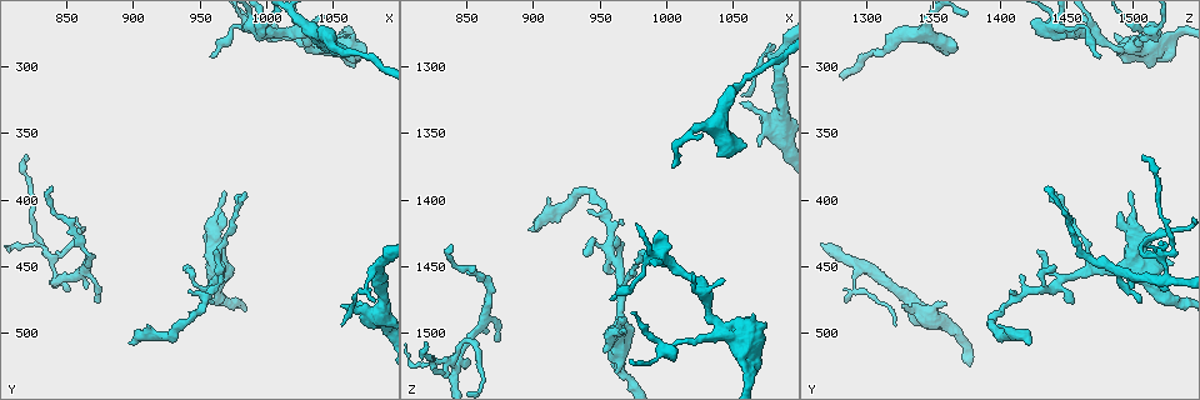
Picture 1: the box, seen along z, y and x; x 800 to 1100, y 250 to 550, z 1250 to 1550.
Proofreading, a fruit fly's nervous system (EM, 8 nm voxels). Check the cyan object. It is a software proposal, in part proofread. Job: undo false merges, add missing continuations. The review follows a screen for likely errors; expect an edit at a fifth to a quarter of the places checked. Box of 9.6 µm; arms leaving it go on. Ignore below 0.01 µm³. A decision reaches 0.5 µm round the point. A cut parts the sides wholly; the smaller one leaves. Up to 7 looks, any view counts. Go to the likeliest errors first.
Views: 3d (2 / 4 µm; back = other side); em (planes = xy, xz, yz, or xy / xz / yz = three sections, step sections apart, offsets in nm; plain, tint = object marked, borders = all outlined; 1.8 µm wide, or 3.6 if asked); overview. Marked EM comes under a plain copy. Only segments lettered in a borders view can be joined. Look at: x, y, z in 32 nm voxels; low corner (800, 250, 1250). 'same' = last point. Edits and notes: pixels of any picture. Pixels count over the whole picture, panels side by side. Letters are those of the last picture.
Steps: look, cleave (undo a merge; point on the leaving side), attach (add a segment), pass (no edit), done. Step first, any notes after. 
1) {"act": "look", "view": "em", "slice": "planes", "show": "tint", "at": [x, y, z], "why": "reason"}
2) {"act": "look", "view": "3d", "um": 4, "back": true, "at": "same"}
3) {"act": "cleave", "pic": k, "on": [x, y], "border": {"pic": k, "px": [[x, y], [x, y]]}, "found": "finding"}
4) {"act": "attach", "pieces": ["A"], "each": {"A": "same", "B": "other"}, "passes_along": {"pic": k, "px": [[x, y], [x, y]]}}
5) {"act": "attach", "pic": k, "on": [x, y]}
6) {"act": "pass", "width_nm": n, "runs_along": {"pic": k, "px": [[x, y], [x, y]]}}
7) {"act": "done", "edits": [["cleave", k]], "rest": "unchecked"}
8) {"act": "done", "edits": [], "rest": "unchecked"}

{"act": "look", "view": "em", "slice": "xy", "step": 4, "show": "tint", "at": [842, 460, 1524], "why": "four arms meet"}

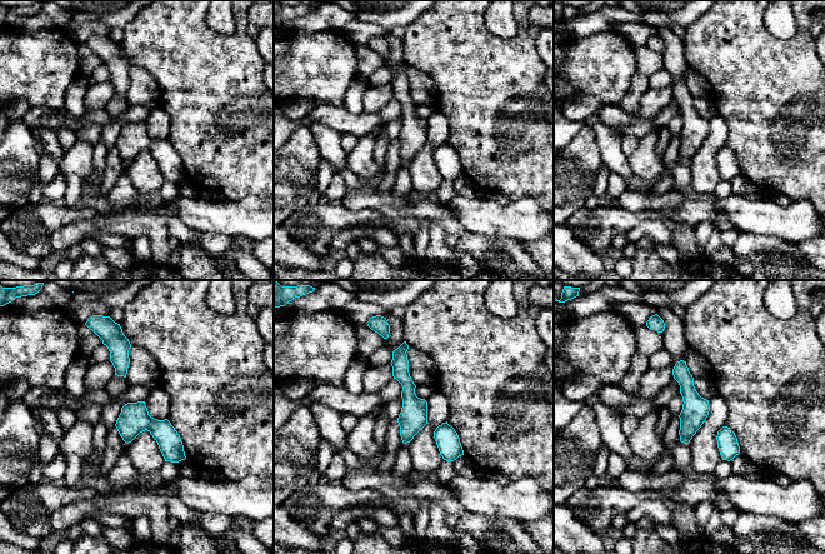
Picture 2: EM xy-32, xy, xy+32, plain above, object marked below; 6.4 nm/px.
{"act": "look", "view": "em", "slice": "xy", "step": 4, "show": "borders", "at": "same"}

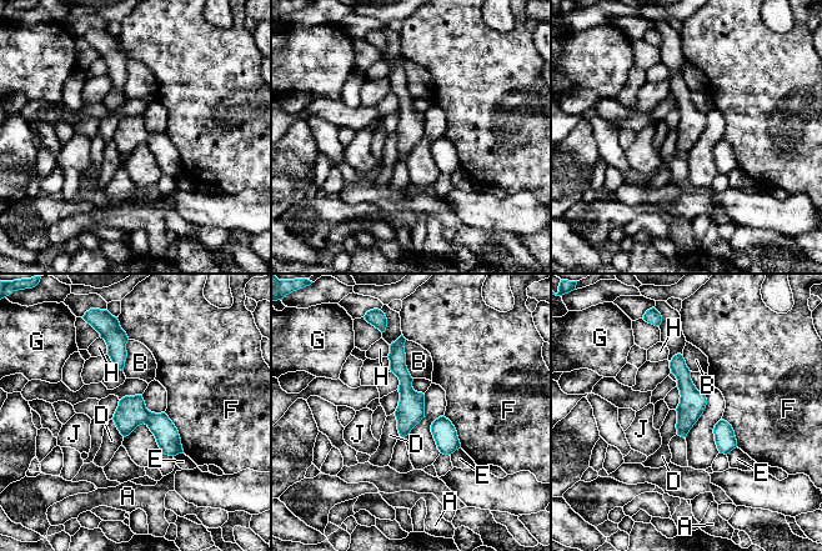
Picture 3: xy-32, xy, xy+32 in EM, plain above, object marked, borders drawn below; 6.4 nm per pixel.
{"act": "pass", "each": {"A": "other", "B": "other", "D": "other", "E": "other", "F": "other", "G": "other", "H": "other", "J": "other"}, "border": {"pic": 3, "px": [[675, 410], [677, 434]]}, "found": "continuous, no second neuron"}

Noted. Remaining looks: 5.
{"act": "look", "view": "3d", "um": 4, "at": [898, 508, 1424], "why": "an open end"}

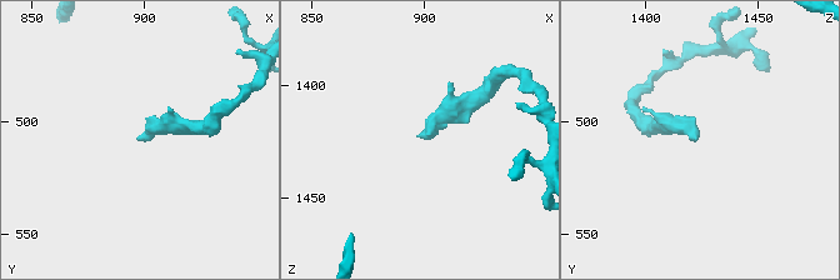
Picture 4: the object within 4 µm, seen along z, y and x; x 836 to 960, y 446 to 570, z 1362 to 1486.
{"act": "look", "view": "em", "um": 3.6, "slice": "planes", "show": "borders", "at": [896, 507, 1423], "why": "need the tissue"}

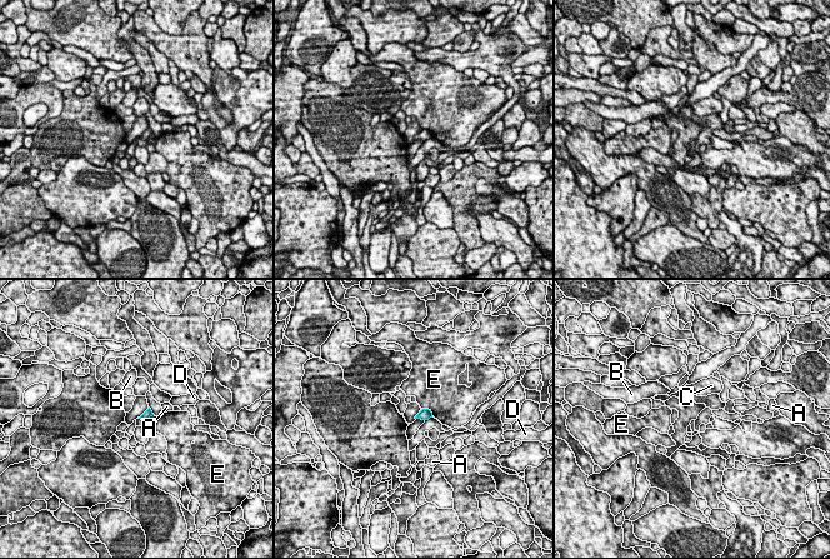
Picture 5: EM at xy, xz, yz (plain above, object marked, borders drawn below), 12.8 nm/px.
{"act": "pass", "each": {"A": "other", "B": "other", "C": "other", "D": "other", "E": "other"}, "found": "no lettered segment goes on from it"}

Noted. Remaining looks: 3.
{"act": "look", "view": "3d", "um": 2, "at": [820, 364, 1508], "why": "end of a long branch"}

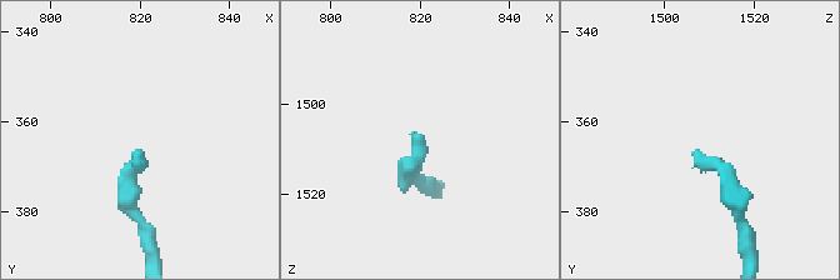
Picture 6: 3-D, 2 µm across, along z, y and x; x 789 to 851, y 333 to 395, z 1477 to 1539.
{"act": "look", "view": "em", "slice": "planes", "show": "borders", "at": [820, 366, 1507]}

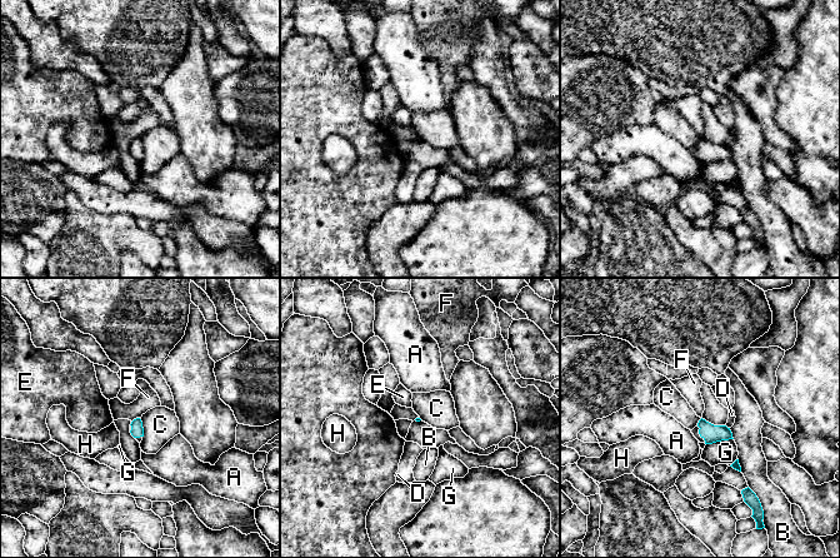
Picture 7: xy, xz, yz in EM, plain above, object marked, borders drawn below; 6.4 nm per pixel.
{"act": "pass", "each": {"A": "other", "B": "other", "C": "other", "D": "other", "E": "other", "F": "other", "G": "other", "H": "other"}, "border": {"pic": 7, "px": [[139, 418], [143, 426], [143, 437]]}, "found": "no lettered segment goes on from it"}

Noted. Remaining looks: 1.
{"act": "done", "edits": [], "rest": "unchecked"}

